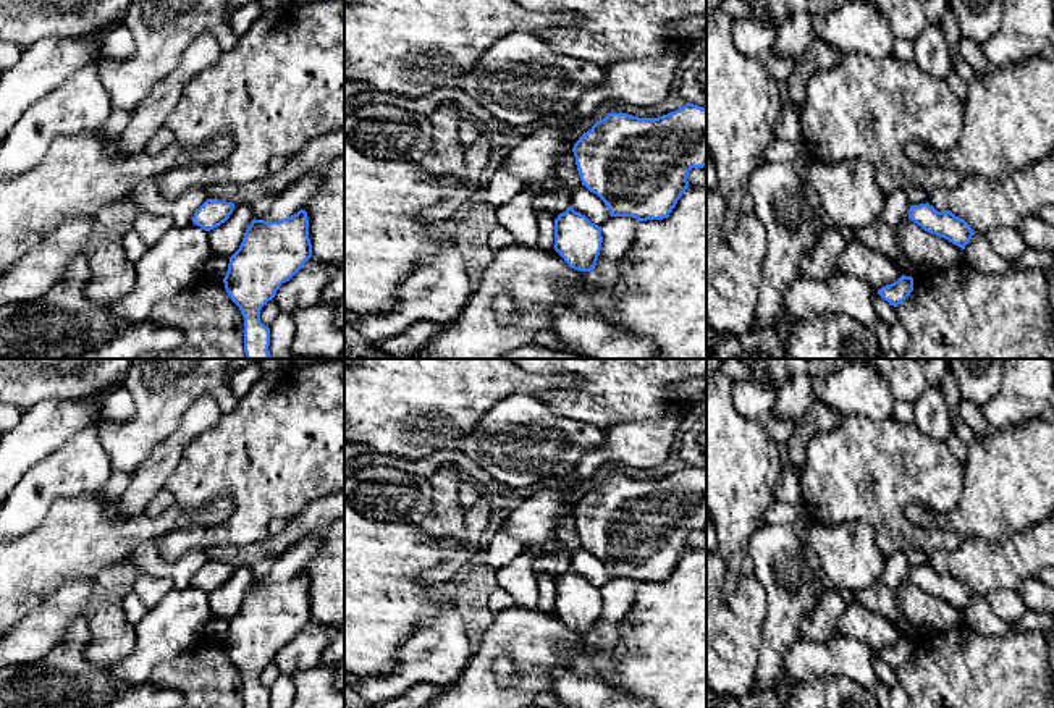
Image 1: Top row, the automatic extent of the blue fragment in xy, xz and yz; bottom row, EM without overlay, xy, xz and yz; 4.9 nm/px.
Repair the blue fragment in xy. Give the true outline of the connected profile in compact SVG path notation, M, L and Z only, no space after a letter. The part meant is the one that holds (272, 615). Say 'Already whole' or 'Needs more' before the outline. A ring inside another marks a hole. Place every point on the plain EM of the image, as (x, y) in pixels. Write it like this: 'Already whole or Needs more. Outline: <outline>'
Already whole. Outline: M306 572L278 584L251 584L223 640L228 658L244 679L244 708L270 708L270 690L260 684L260 672L310 619Z

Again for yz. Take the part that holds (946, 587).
Already whole. Outline: M928 564L910 567L909 580L925 593L947 601L949 605L959 608L962 613L975 596L965 582L955 579L951 572L938 574Z

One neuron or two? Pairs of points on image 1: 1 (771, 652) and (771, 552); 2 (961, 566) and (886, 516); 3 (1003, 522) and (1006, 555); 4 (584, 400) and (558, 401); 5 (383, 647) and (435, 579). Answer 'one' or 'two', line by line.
1: one
2: two
3: two
4: one
5: two

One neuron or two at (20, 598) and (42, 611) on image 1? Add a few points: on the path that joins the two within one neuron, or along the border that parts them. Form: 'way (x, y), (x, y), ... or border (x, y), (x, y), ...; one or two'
border (67, 585), (55, 590), (16, 626); two

